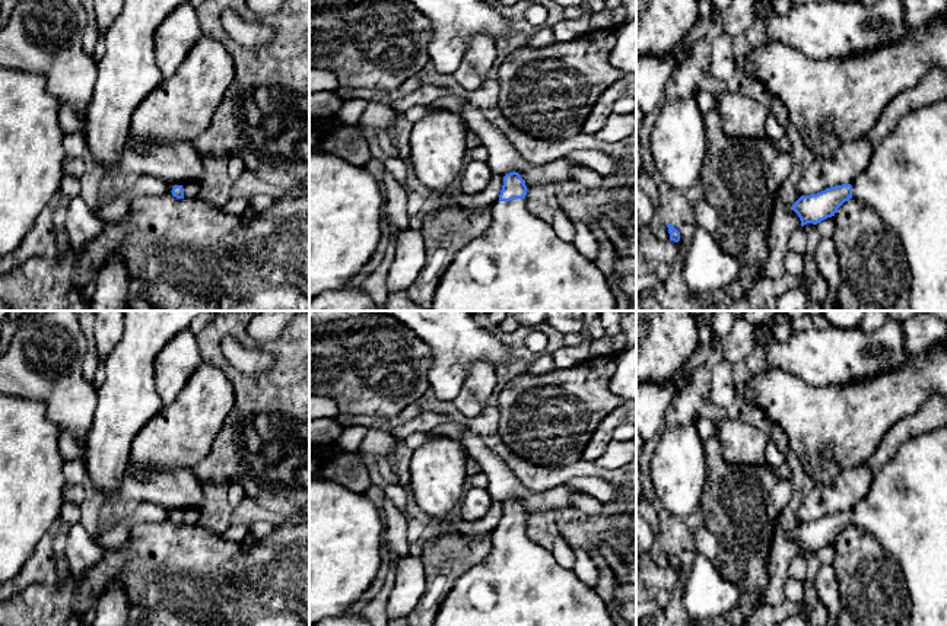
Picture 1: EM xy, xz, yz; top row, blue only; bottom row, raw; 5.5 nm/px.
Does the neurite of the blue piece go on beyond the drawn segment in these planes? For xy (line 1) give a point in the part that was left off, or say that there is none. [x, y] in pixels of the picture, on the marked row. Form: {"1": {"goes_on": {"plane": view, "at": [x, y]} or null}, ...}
{"1": {"goes_on": {"plane": "xy", "at": [191, 188]}}}

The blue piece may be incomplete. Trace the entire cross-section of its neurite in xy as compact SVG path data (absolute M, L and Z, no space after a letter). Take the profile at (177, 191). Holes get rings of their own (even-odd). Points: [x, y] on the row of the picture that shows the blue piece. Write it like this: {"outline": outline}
{"outline": "M190 179L182 184L171 185L171 193L177 198L197 197L200 193L200 182L196 179Z"}

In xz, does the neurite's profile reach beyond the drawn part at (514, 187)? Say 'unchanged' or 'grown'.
grown

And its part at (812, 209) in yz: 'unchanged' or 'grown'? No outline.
grown

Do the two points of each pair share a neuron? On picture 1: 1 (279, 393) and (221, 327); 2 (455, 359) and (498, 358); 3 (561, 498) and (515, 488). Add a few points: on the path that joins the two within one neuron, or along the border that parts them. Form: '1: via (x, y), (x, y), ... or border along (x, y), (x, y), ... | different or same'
1: via (279, 369), (279, 356), (269, 346), (244, 339) | same
2: via (466, 353), (488, 353) | same
3: via (549, 498), (527, 498) | same

